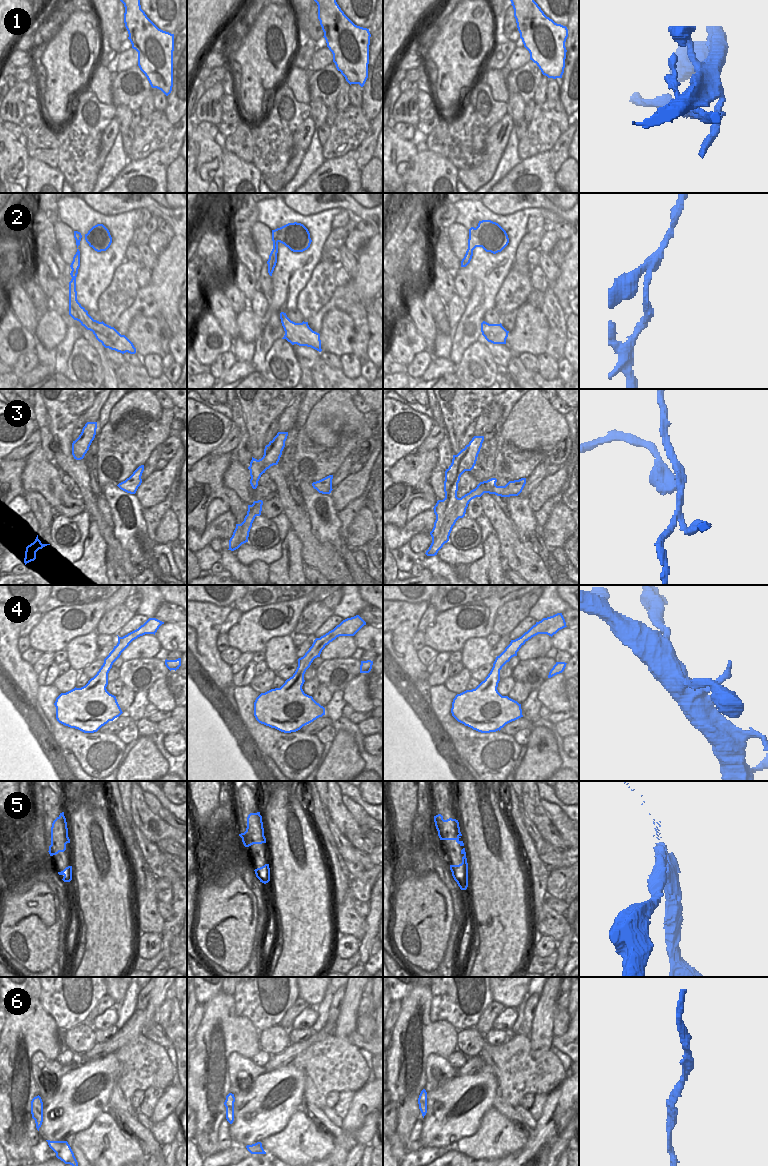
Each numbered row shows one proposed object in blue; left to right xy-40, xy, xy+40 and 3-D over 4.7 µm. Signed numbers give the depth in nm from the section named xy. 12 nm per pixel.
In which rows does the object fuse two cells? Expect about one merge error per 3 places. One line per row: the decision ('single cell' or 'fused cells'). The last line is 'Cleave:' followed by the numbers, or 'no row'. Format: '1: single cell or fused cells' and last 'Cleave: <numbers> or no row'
1: fused cells
2: fused cells
3: fused cells
4: single cell
5: fused cells
6: single cell
Cleave: 1, 2, 3, 5

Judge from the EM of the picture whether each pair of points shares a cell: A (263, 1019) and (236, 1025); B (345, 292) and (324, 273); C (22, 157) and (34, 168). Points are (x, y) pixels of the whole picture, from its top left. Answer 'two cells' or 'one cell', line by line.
A: two cells
B: two cells
C: two cells

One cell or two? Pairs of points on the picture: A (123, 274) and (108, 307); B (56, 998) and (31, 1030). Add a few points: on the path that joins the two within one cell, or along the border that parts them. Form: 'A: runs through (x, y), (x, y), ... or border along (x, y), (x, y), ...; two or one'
A: runs through (123, 282), (123, 289), (114, 299); one
B: border along (38, 998), (42, 1008), (59, 1028); two

